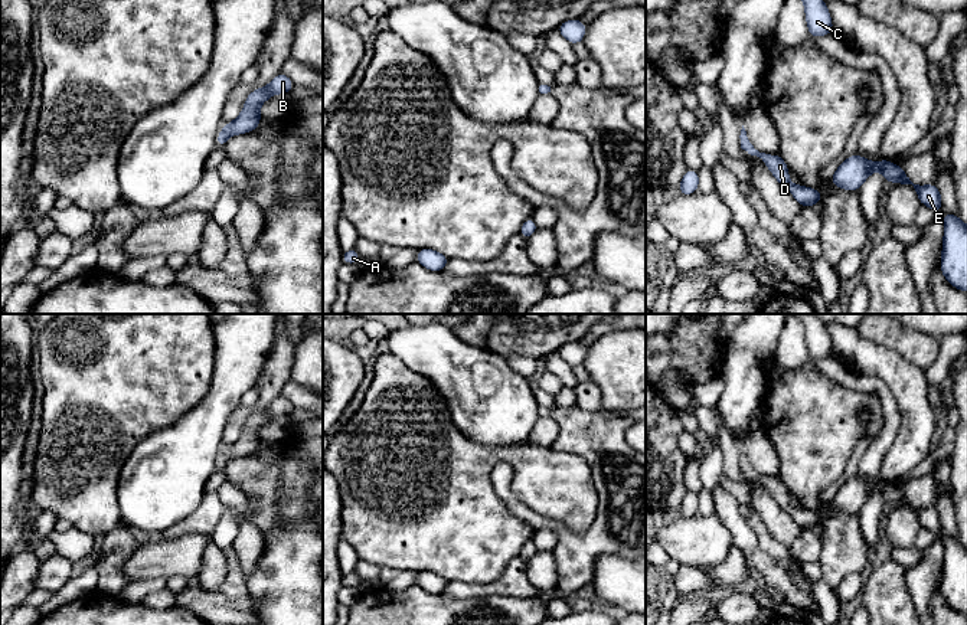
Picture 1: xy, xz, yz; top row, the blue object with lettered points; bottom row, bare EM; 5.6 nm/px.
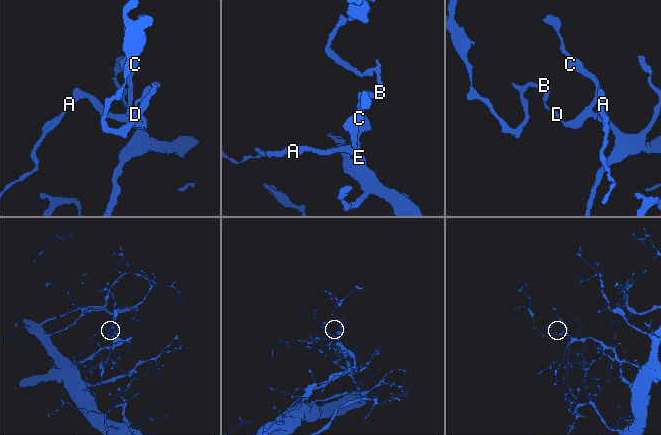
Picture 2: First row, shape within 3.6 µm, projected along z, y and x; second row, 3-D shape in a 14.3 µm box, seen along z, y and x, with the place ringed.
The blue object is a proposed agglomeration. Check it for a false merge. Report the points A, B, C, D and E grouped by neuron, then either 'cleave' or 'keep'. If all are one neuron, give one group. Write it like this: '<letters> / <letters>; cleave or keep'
A B C D E; keep

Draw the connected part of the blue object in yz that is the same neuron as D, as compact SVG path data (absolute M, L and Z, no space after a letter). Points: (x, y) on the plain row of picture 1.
M742 448L739 461L741 461L741 471L751 478L759 480L767 487L767 490L774 497L774 500L778 503L778 505L794 518L794 521L798 524L800 529L813 530L813 529L819 527L819 524L823 518L823 514L814 513L810 510L804 510L804 508L791 507L790 498L788 498L788 490L780 477L768 478L765 475L759 475L749 465L744 448Z

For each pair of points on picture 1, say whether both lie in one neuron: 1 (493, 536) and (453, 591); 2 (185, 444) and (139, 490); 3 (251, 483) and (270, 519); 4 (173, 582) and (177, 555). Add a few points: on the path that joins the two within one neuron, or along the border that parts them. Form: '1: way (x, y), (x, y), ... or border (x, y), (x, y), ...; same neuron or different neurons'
1: border (495, 581), (450, 582); different neurons
2: way (175, 457), (152, 478); same neuron
3: way (260, 491), (267, 498), (267, 510); same neuron
4: border (167, 578), (185, 576), (192, 583); different neurons

